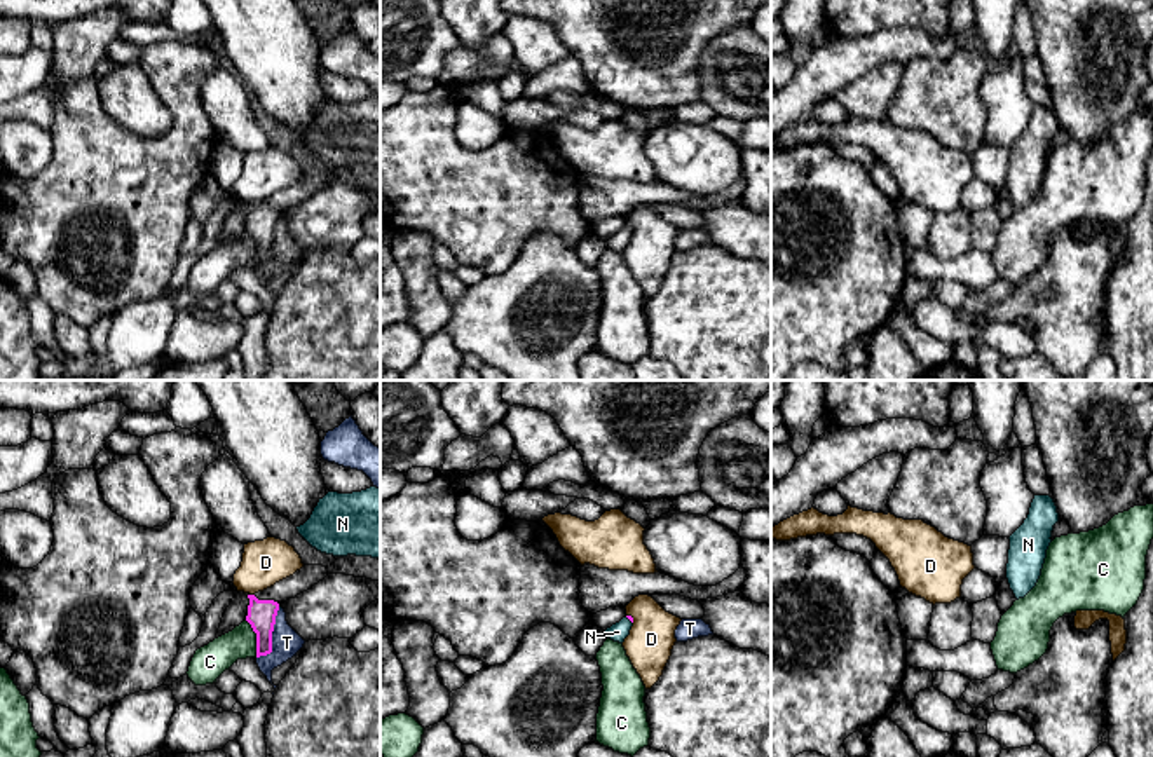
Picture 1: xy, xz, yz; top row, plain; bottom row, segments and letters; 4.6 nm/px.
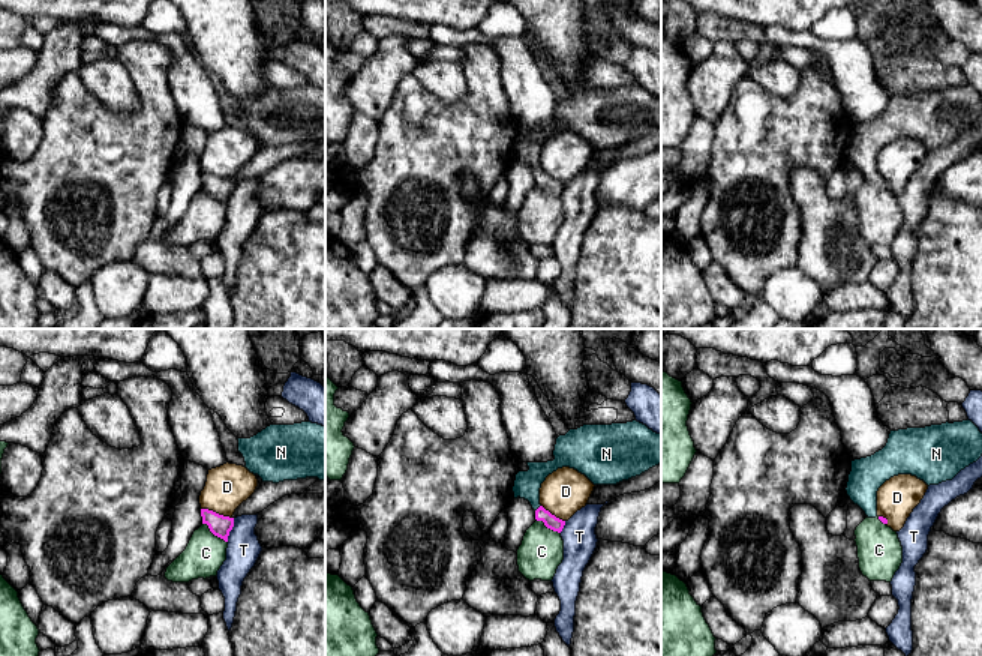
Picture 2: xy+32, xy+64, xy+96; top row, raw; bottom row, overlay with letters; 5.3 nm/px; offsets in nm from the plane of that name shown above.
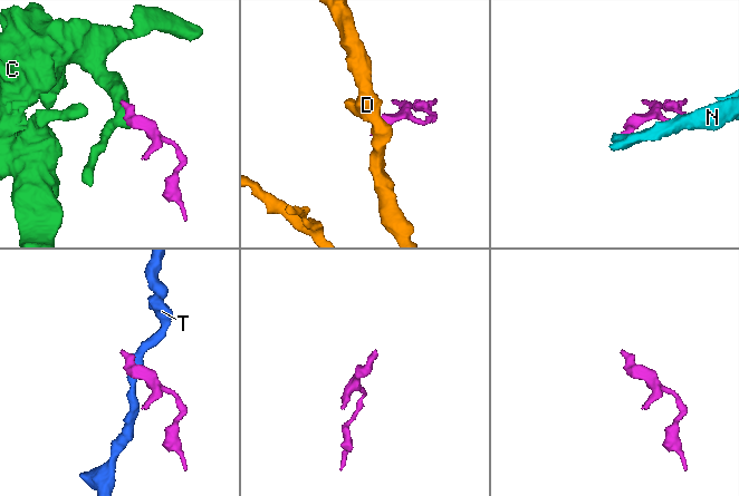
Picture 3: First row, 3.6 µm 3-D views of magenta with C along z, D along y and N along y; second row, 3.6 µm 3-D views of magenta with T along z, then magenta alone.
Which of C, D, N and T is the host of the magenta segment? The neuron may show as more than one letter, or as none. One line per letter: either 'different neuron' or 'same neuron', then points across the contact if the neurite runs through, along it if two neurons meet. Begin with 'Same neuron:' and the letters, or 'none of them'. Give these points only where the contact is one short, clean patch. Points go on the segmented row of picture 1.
Same neuron: N
C: different neuron; border along xy (246, 620), (255, 634), (257, 656)
D: different neuron; border along xy (250, 593), (253, 595)
N: same neuron; runs through xz (630, 618), (628, 618), (618, 632)
T: different neuron; border along xy (279, 606), (274, 616), (272, 649), (257, 658)

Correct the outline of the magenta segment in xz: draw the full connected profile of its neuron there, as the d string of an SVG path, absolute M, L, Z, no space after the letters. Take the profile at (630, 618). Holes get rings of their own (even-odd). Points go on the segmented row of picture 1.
M626 616L619 623L605 630L607 638L623 644L624 638L630 635L631 626L633 626L633 617Z

